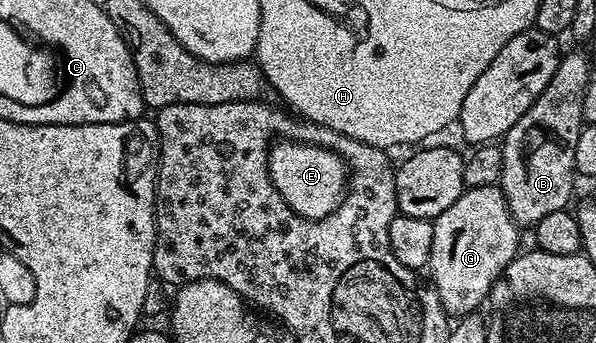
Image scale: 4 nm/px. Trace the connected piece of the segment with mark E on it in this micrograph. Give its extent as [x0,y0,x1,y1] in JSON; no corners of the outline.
[268,139,349,219]

